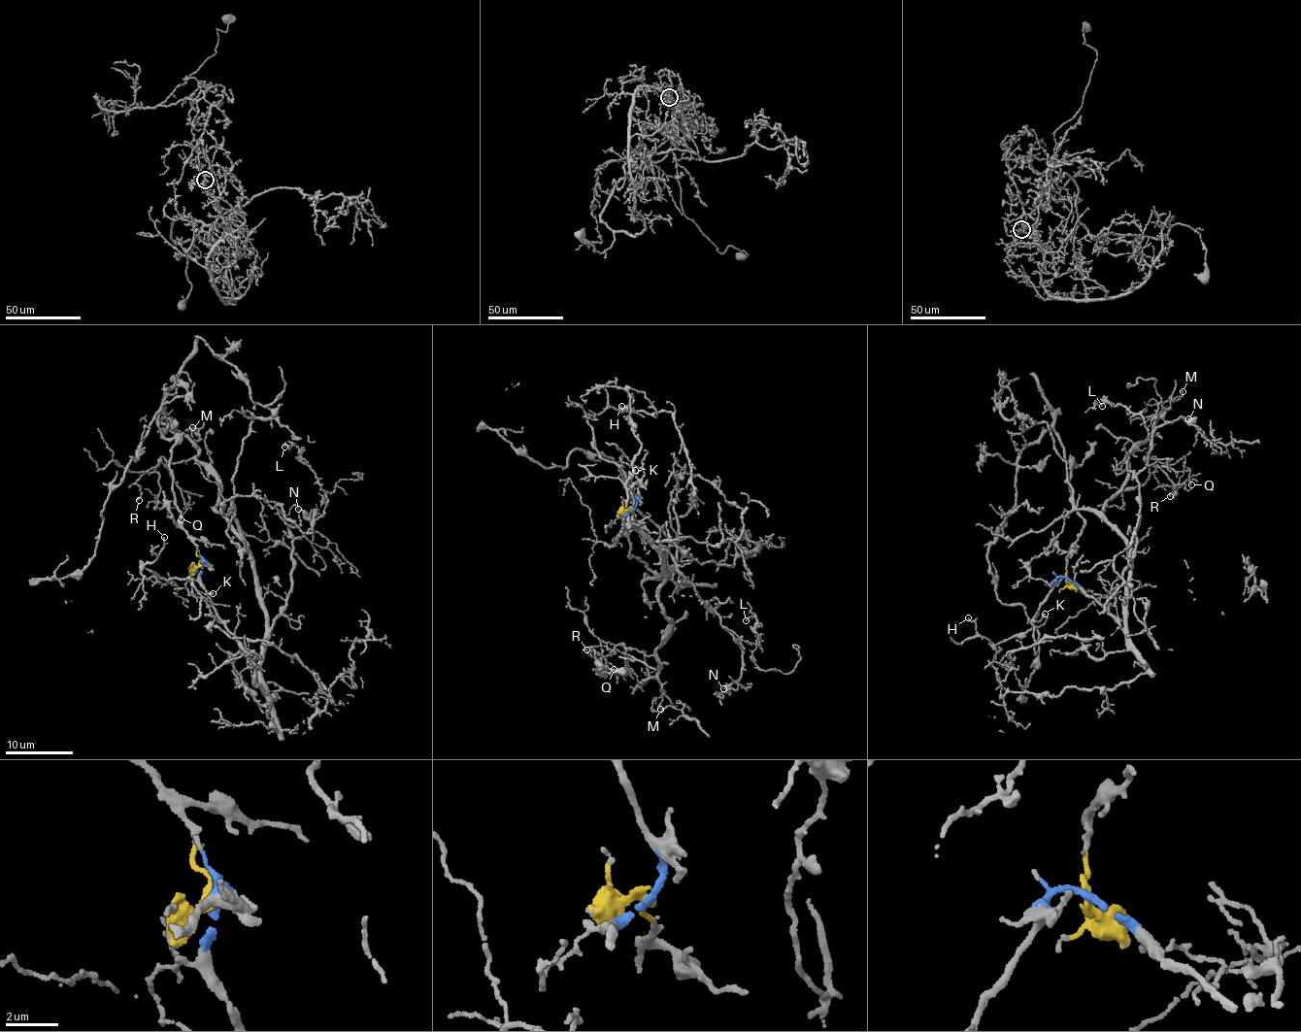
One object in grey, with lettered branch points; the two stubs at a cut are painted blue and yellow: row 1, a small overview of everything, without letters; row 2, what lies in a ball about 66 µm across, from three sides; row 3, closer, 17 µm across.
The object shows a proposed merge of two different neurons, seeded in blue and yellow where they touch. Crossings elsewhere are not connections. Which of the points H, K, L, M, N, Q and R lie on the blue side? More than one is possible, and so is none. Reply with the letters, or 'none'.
H, K, L, M, N, Q, R

